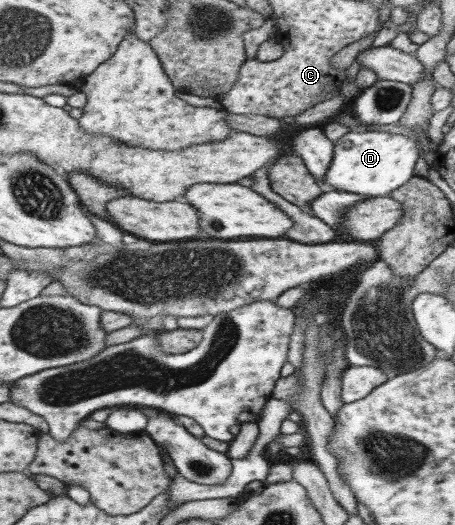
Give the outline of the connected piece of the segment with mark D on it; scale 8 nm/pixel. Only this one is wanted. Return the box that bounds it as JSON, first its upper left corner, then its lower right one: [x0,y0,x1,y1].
[324,131,418,198]

